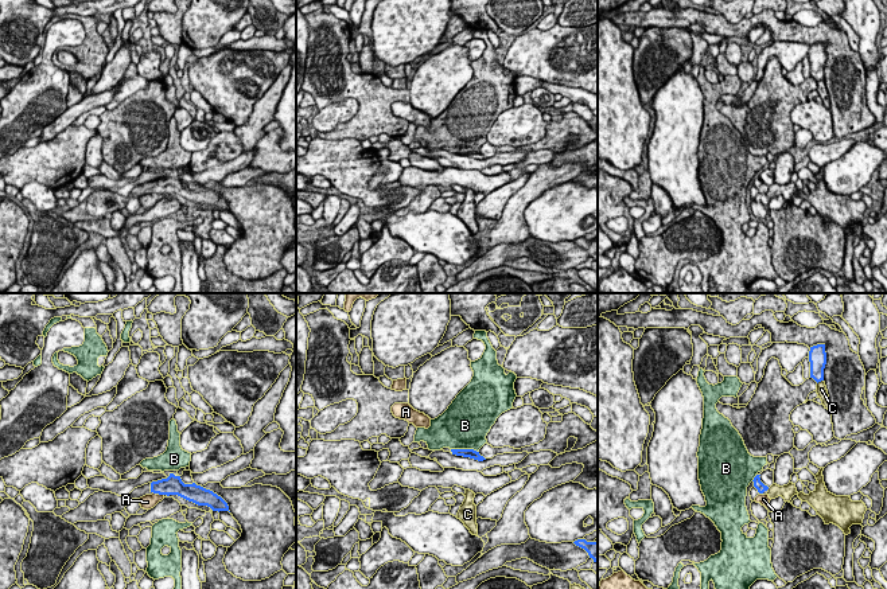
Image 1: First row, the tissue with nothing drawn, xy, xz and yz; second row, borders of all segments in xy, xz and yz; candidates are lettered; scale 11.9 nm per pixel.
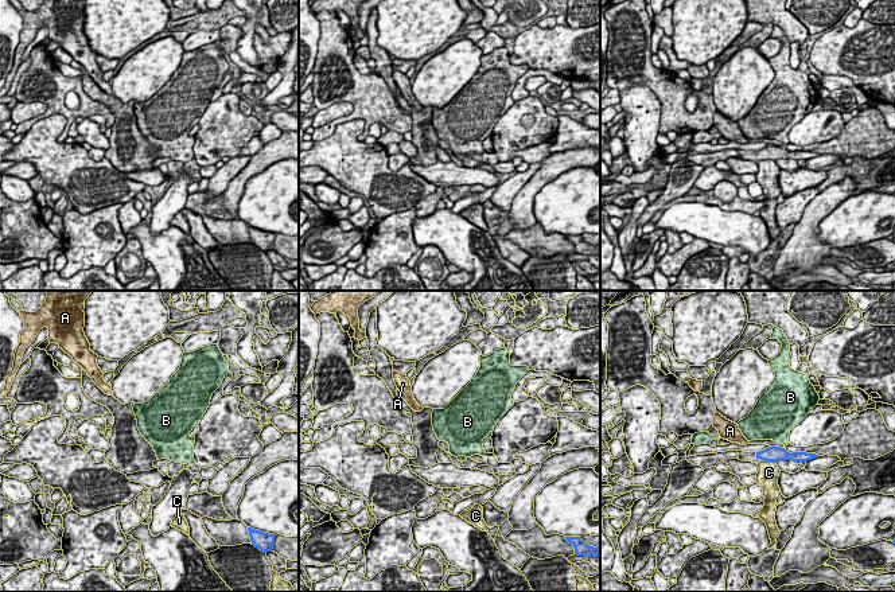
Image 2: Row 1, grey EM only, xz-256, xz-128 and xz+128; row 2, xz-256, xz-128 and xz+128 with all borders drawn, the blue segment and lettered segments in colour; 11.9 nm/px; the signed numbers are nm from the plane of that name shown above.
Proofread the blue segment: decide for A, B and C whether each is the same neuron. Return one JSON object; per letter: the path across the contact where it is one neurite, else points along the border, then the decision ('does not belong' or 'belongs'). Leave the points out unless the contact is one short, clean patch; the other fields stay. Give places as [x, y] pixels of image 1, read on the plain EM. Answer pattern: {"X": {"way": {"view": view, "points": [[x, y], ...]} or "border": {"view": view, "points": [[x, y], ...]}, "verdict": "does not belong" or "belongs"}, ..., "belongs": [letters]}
{"A": {"border": {"view": "xy", "points": [[159, 192], [163, 194]]}, "verdict": "does not belong"}, "B": {"border": {"view": "xz", "points": [[451, 147], [473, 147], [477, 151]]}, "verdict": "does not belong"}, "C": {"verdict": "does not belong"}, "belongs": []}

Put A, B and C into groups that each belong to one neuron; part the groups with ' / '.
A C / B

